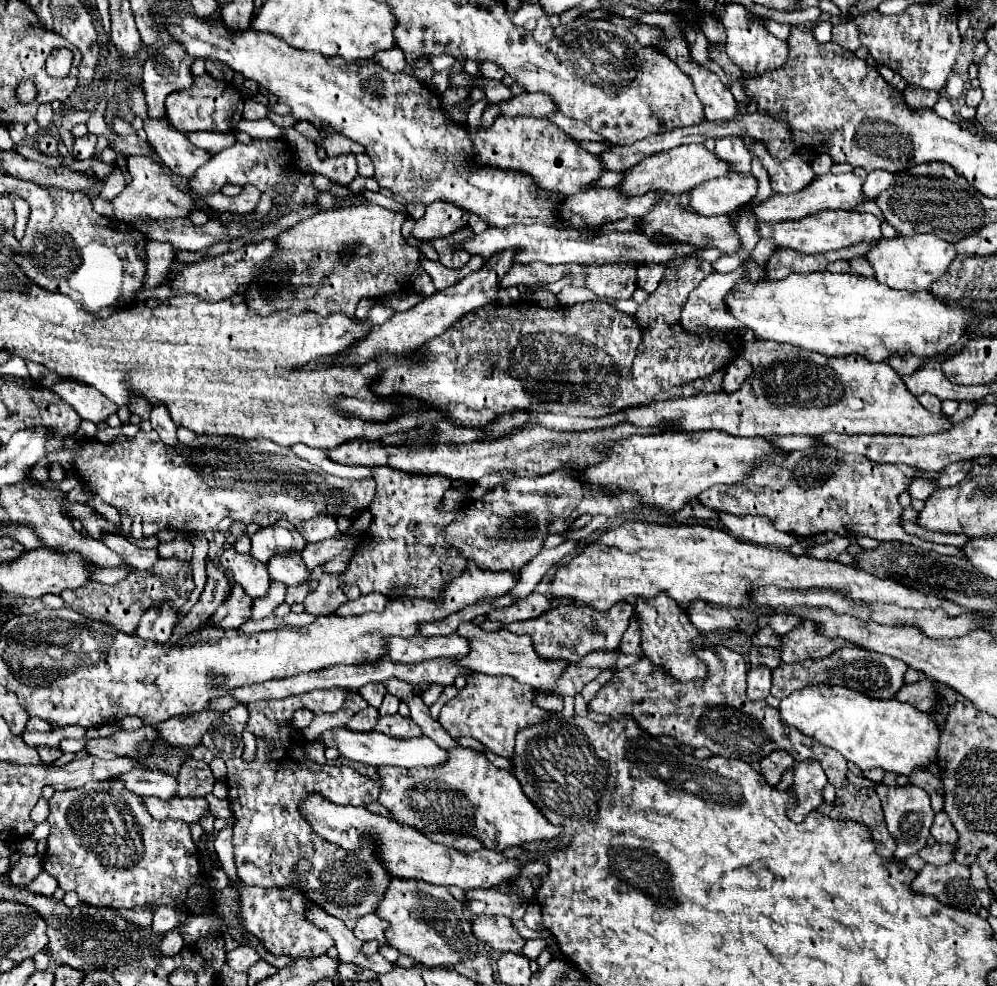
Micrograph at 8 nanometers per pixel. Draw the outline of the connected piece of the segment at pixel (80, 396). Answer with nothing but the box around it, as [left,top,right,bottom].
[51,380,109,424]

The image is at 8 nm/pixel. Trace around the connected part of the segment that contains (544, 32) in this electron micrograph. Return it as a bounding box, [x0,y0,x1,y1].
[533,16,553,44]

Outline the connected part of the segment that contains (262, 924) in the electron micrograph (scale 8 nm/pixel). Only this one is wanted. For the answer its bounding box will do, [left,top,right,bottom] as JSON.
[239,886,333,958]

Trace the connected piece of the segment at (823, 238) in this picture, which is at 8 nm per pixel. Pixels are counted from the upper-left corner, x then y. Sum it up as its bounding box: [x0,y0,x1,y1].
[757,212,881,254]

